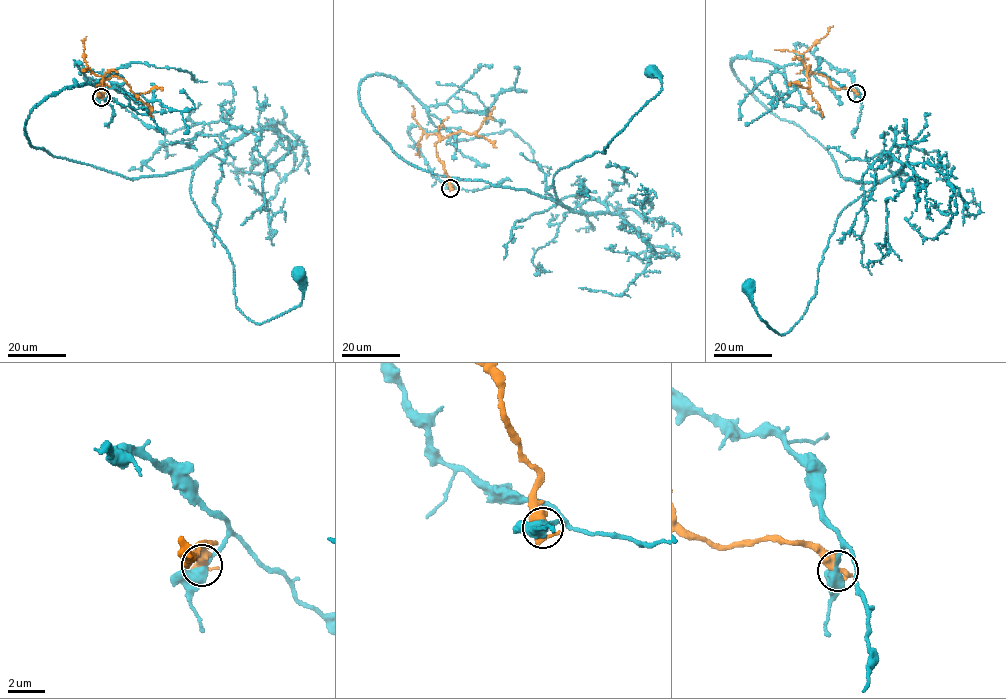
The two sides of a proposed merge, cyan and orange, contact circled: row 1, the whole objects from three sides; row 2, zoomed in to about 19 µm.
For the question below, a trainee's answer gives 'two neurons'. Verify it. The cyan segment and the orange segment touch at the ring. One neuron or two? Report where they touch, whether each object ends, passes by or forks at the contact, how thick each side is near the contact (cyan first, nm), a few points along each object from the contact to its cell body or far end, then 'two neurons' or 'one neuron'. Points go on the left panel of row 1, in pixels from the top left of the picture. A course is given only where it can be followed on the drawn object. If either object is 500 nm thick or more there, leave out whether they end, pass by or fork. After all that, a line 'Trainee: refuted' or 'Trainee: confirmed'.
(101, 97) | cyan passes by | orange passes by | 480/440 nm | cyan via (101, 97), (76, 62), (102, 79), (29, 143), (193, 167), (254, 323), (299, 275) | orange via (101, 96), (102, 94), (99, 96), (95, 86), (116, 75), (137, 94), (154, 88), (163, 89) | two neurons
Trainee: confirmed

